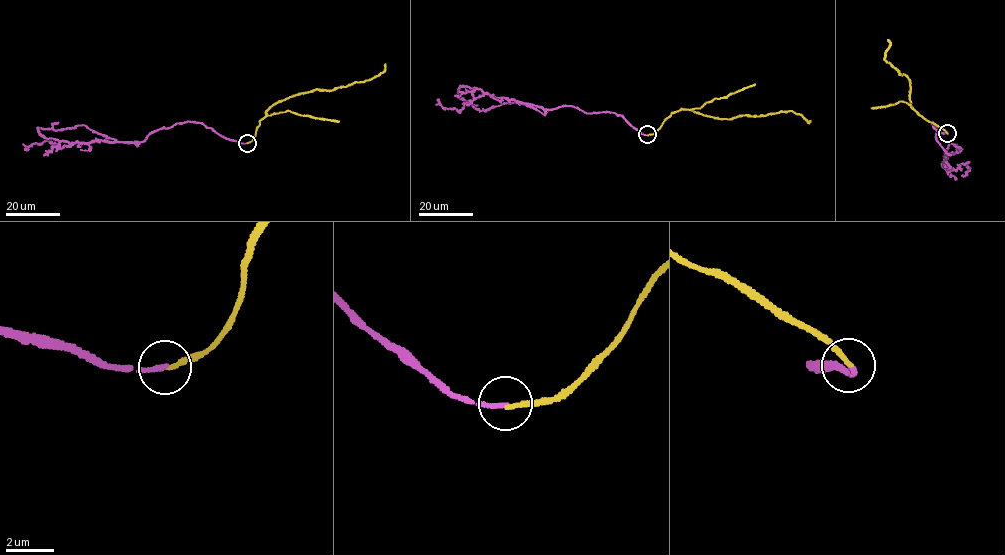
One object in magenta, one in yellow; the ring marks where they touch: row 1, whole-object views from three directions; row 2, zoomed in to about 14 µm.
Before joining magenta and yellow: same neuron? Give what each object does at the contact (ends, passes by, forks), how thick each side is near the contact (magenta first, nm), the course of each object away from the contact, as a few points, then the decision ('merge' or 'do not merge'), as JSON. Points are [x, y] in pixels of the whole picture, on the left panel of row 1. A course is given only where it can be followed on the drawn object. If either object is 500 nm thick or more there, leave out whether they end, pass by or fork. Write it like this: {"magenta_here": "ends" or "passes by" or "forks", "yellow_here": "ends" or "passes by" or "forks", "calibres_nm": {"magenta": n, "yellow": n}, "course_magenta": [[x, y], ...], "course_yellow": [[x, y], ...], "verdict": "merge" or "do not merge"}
{"magenta_here": "ends", "yellow_here": "ends", "calibres_nm": {"magenta": 200, "yellow": 180}, "course_magenta": [[247, 143], [189, 121], [156, 130], [142, 141], [77, 142], [60, 148], [44, 141], [25, 148]], "course_yellow": [[247, 143], [253, 138], [261, 120], [271, 106], [316, 89], [331, 90], [369, 80], [384, 70], [385, 63]], "verdict": "merge"}

